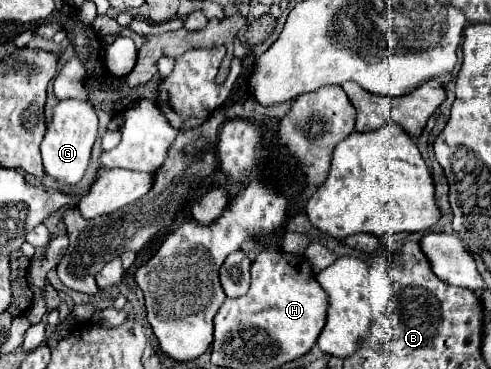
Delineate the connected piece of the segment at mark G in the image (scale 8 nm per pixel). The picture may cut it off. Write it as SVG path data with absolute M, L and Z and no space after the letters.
M76 99L60 101L54 107L52 123L48 123L48 131L40 145L42 163L44 163L46 173L58 183L76 185L82 179L84 171L88 169L90 151L96 141L96 133L98 133L98 117L88 101L76 101Z

